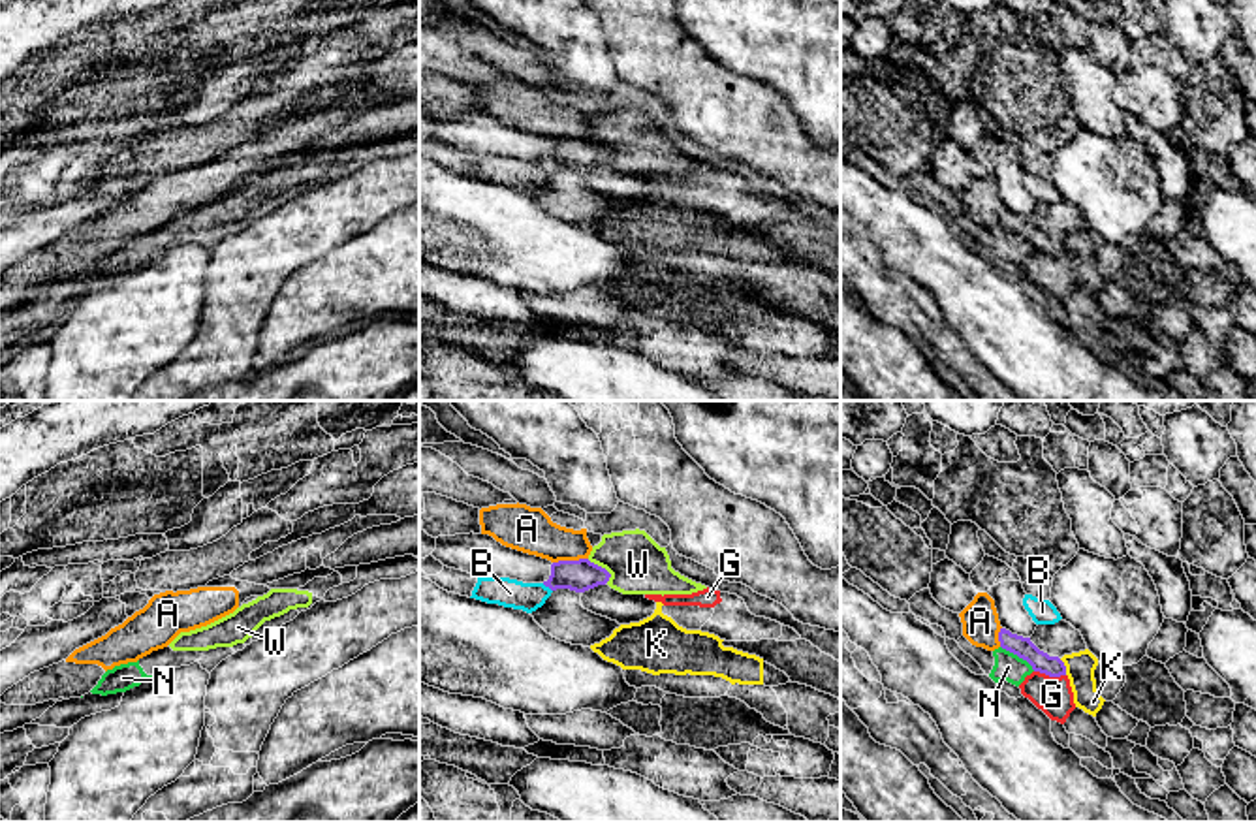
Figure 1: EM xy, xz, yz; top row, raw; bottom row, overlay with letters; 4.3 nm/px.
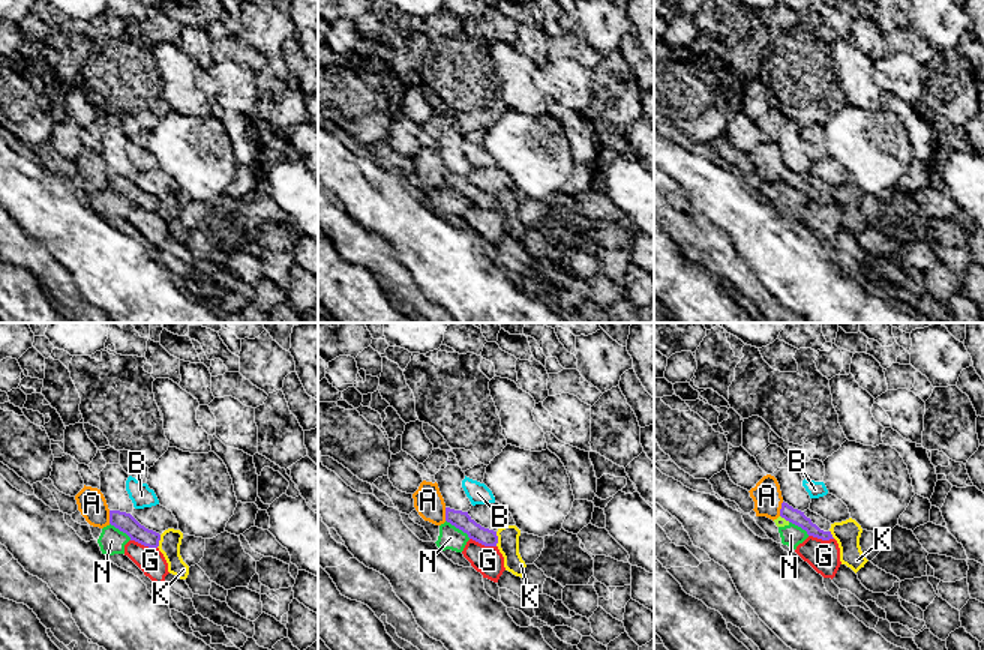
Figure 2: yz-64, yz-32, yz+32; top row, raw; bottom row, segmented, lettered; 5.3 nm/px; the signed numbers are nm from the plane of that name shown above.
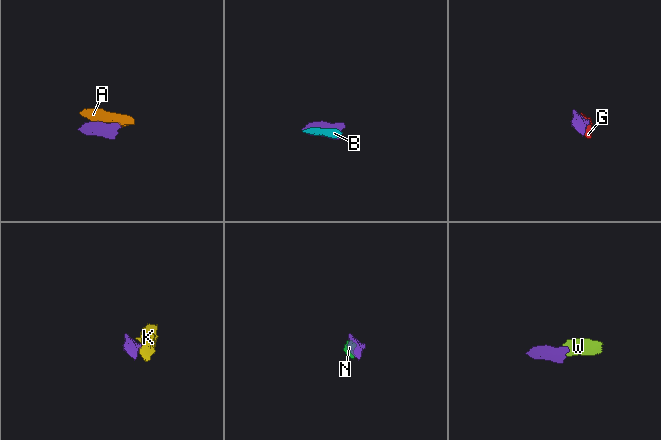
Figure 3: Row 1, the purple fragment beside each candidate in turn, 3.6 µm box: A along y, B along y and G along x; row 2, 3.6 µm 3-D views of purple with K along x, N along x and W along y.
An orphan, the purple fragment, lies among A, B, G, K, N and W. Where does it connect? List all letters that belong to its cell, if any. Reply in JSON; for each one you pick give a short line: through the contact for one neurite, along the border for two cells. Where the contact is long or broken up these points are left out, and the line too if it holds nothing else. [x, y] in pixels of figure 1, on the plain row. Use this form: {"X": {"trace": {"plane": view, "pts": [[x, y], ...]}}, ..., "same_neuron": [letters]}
{"A": {"trace": {"plane": "xz", "pts": [[580, 155], [570, 140], [549, 119], [527, 108]]}}, "same_neuron": ["A"]}

